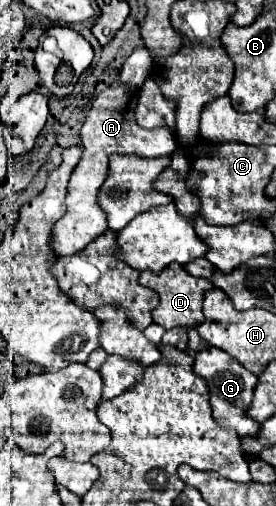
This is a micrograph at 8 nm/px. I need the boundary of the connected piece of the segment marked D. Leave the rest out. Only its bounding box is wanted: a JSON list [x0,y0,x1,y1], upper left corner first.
[140,262,212,330]

